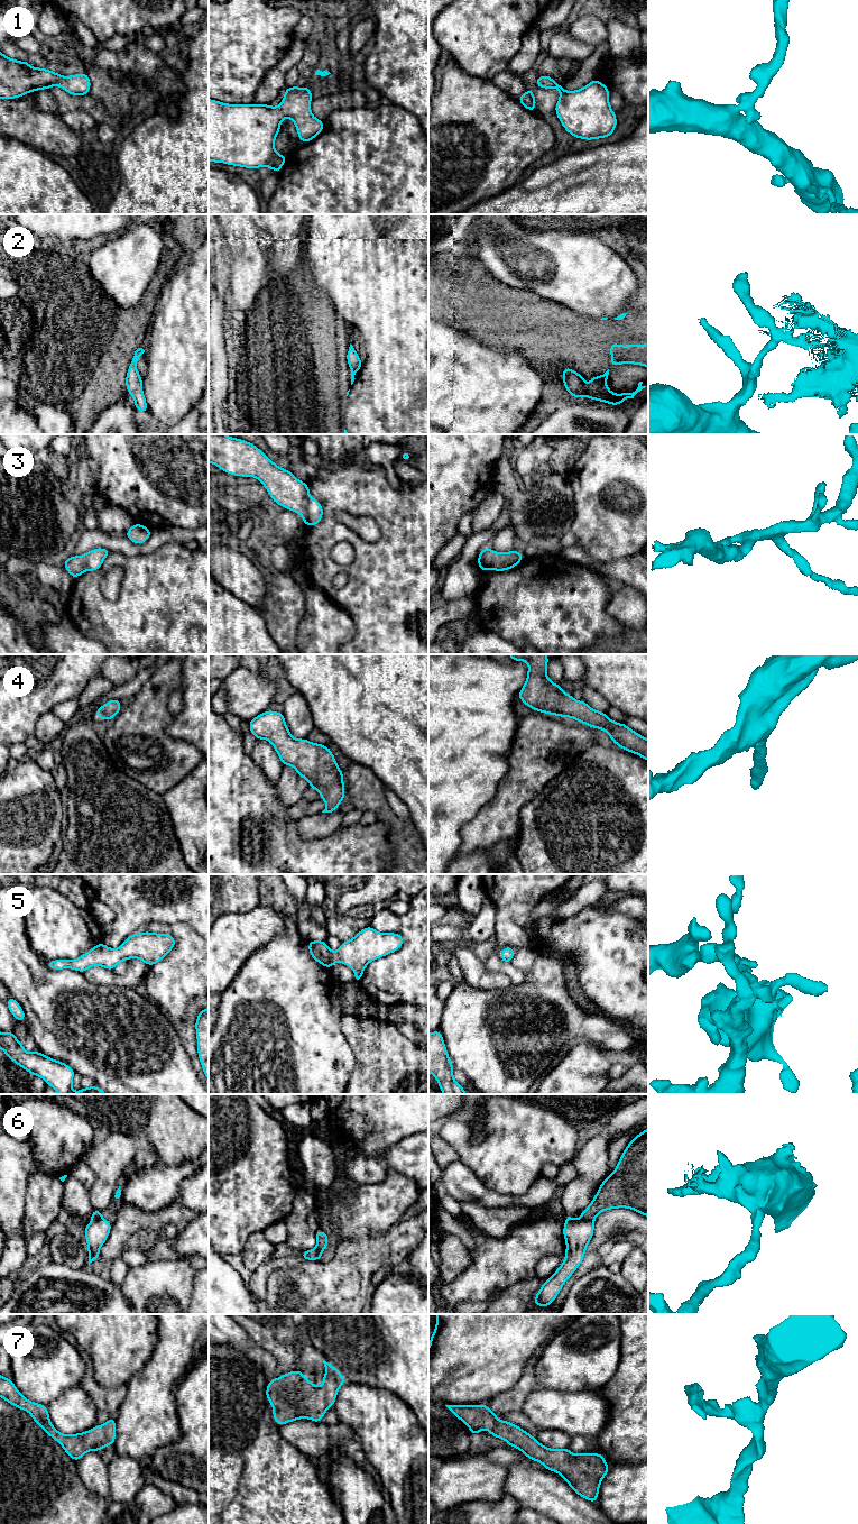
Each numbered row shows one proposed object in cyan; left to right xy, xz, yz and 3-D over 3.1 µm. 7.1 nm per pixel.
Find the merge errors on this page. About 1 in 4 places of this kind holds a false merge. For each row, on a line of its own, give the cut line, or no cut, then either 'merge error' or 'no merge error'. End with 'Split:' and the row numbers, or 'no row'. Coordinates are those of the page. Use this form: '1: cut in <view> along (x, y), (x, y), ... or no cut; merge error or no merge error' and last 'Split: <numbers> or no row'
1: no cut; no merge error
2: cut in yz along (583, 391), (584, 394); merge error
3: no cut; no merge error
4: no cut; no merge error
5: no cut; no merge error
6: no cut; no merge error
7: no cut; no merge error
Split: 2

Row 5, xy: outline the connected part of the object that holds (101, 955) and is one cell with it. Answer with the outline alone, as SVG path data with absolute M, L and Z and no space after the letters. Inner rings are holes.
M136 933L127 937L117 949L100 943L75 960L47 961L47 966L50 970L72 968L81 973L92 966L102 966L112 971L120 962L129 958L141 960L151 966L160 962L175 944L176 939L169 934Z

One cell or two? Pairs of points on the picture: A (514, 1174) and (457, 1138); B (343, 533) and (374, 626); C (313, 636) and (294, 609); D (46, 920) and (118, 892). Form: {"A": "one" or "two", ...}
{"A": "one", "B": "one", "C": "two", "D": "two"}

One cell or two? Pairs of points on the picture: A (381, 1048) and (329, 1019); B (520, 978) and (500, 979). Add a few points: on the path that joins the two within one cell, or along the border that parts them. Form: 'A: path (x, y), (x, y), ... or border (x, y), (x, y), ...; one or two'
A: border (342, 1015), (341, 1031), (352, 1049); two
B: border (486, 967), (490, 971), (503, 971), (511, 983); two

